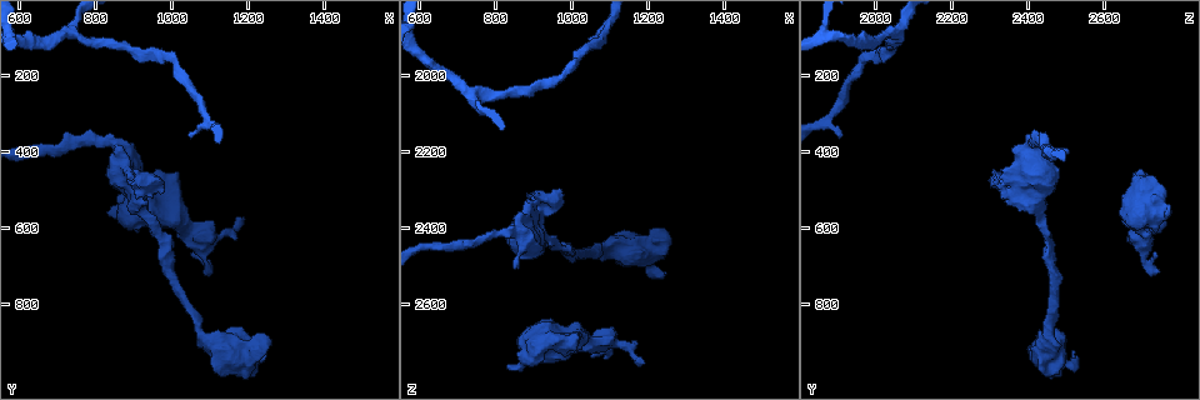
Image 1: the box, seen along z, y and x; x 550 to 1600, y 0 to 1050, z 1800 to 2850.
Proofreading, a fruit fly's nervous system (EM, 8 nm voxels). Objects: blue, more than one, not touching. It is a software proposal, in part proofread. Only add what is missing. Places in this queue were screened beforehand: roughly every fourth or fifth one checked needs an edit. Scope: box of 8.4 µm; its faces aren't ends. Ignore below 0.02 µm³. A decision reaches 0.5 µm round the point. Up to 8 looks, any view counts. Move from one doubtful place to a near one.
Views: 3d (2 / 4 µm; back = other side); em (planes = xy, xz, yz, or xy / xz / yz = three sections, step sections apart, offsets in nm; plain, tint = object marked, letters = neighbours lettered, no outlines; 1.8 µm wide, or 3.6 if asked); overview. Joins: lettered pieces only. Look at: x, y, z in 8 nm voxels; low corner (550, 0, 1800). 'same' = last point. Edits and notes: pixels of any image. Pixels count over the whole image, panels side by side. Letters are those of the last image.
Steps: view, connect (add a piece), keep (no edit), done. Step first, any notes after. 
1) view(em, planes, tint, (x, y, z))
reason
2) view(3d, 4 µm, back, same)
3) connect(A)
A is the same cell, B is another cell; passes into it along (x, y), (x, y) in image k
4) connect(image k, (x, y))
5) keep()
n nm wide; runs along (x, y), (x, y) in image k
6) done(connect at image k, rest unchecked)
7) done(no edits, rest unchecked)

view(em, xy, step 8, letters, (1015, 455, 2685))
thick end

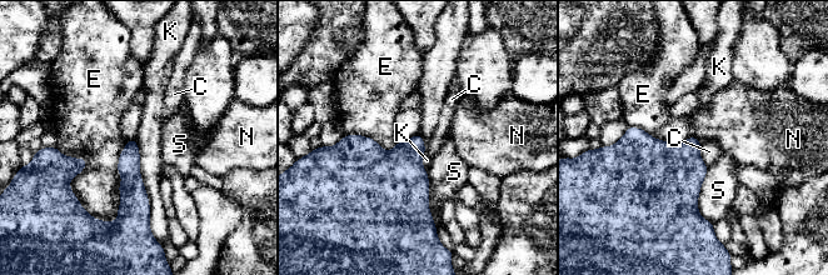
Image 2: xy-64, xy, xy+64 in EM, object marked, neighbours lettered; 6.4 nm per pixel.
view(em, planes, letters, same)

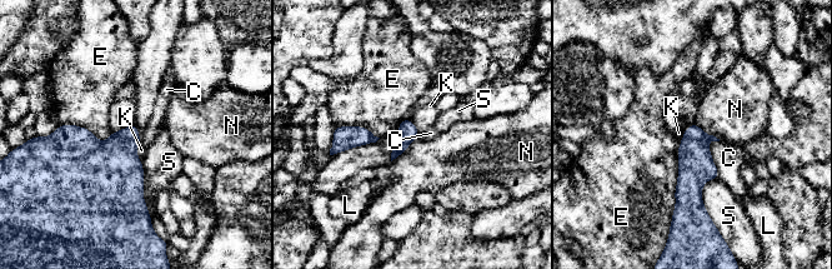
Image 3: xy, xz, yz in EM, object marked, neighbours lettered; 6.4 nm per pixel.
keep()
C, E, K, L, N and S are other cells; border along (690, 125), (678, 145), (677, 159) in image 3; none of them fits

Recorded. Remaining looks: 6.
view(3d, 4 µm, (840, 555, 2775))

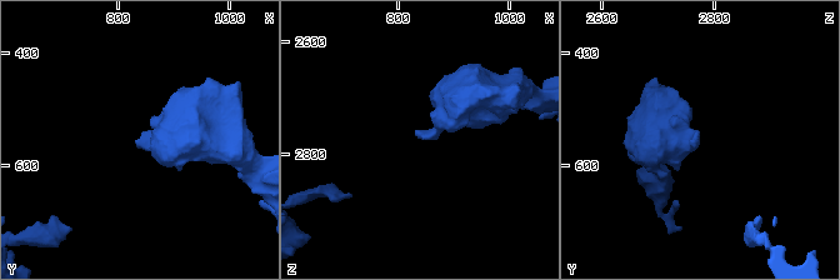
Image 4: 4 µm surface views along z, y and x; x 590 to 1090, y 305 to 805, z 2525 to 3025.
view(em, planes, letters, (830, 555, 2770))

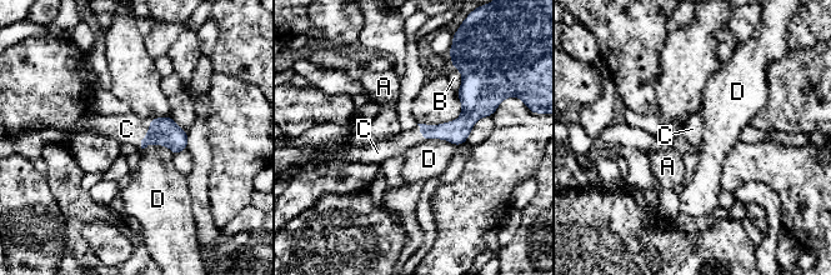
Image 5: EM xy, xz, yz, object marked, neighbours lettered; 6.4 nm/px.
connect(C)
C is the same cell, A, B and D are other cells; passes into it along (164, 131), (146, 134), (126, 129) in image 5; the cell continues

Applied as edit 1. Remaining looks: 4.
view(3d, 2 µm, (1185, 570, 2755))

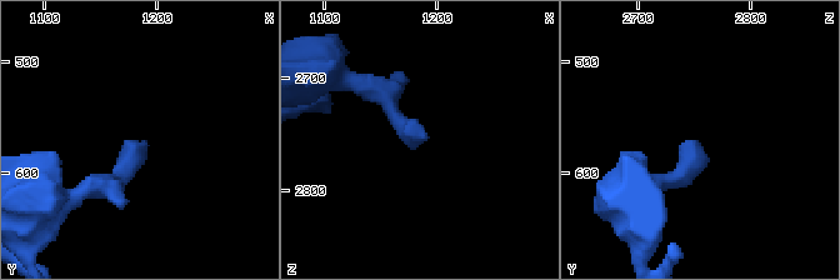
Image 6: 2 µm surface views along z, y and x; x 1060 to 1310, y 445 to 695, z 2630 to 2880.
view(em, xy, step 4, letters, (1188, 574, 2756))
need the tissue

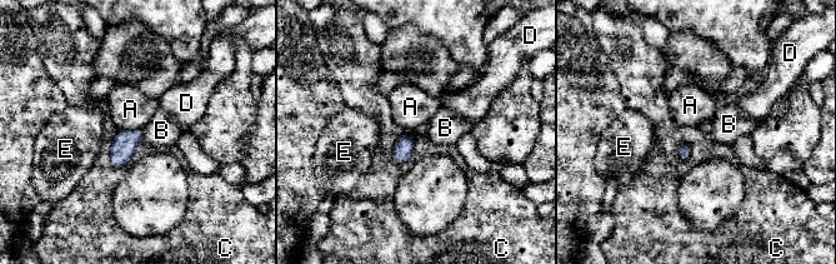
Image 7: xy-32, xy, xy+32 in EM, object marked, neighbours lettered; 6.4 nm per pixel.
view(em, planes, letters, same)

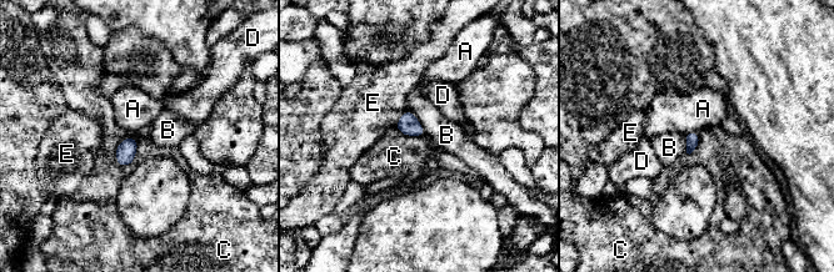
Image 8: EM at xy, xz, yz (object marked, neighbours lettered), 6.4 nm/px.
keep()
C touches over 220 nm; A, B, C, D and E are other cells; no lettered piece goes on from it

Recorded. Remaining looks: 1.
done(connect at image 5, rest unchecked)

